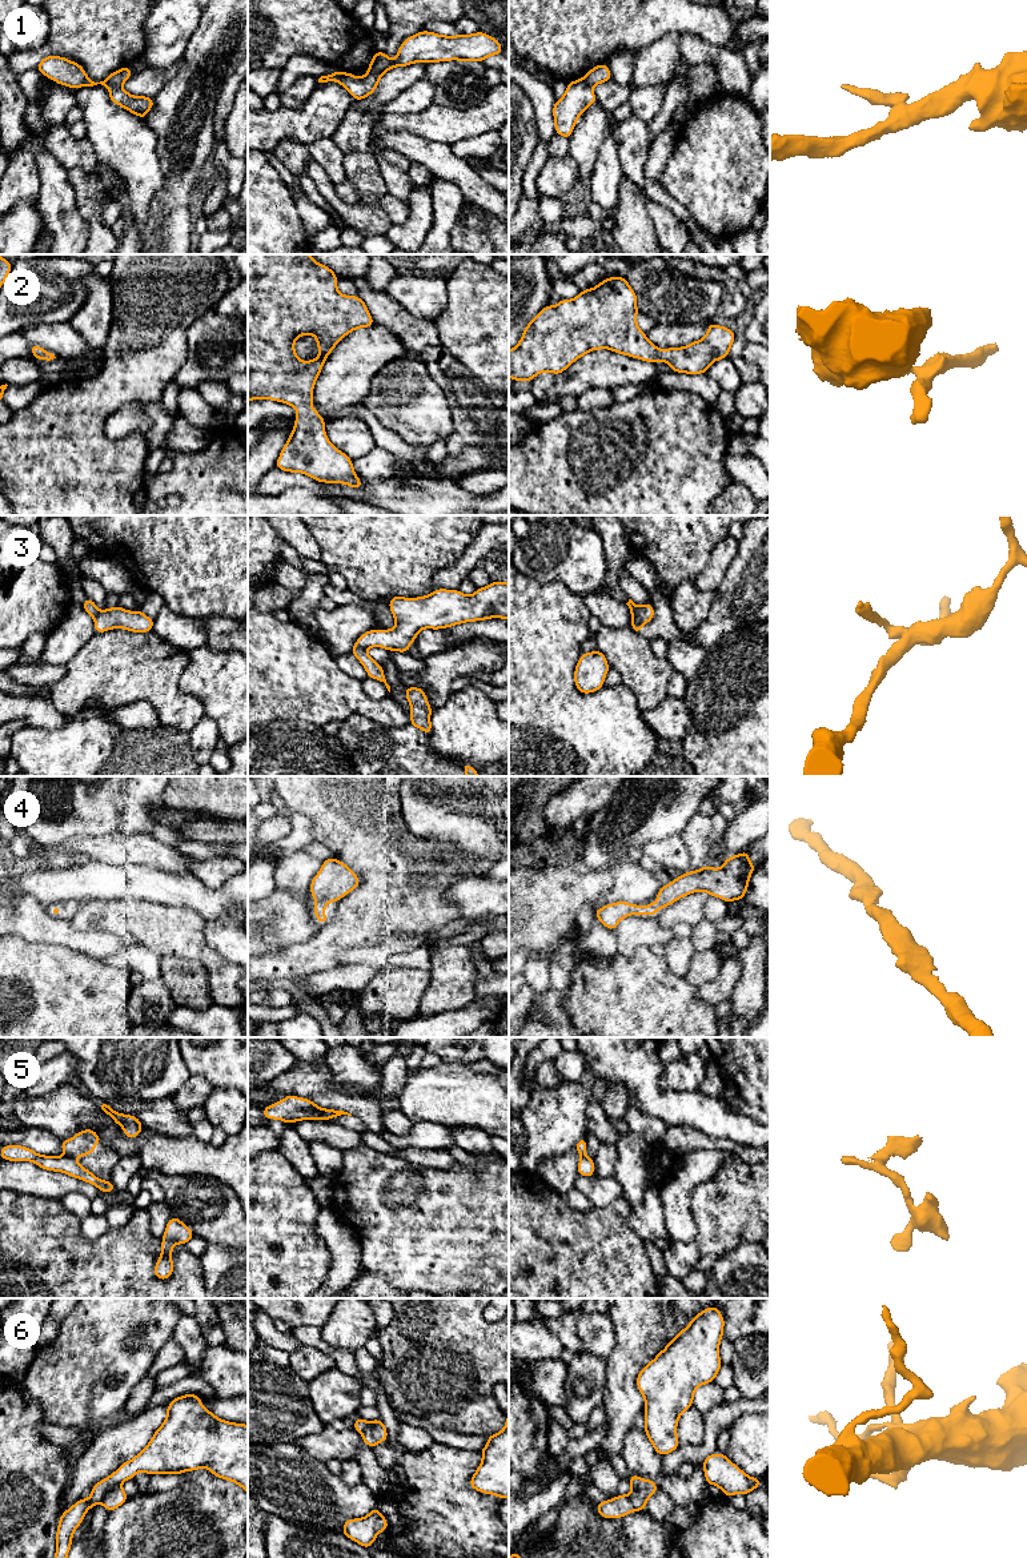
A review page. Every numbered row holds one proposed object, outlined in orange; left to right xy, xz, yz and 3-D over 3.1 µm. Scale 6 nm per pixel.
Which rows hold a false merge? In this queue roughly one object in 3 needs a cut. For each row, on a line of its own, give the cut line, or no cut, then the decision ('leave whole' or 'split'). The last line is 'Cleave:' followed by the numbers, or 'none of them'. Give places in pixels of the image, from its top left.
1: xz (368, 71), (381, 75) | split
2: no cut | leave whole
3: yz (632, 613), (642, 623) | split
4: no cut | leave whole
5: xy (68, 1155), (73, 1159) | split
6: xy (120, 1484), (115, 1484), (103, 1496), (100, 1502) | split
Cleave: 1, 3, 5, 6

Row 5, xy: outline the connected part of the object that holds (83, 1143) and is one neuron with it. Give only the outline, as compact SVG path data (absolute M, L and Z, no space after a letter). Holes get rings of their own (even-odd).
M88 1128L76 1133L72 1139L63 1141L61 1151L69 1157L81 1157L85 1155L92 1155L97 1143L103 1143L103 1140L95 1131Z

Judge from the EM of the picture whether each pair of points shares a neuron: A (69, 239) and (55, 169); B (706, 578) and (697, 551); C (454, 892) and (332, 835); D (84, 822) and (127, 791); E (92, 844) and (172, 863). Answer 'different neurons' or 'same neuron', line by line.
A: same neuron
B: different neurons
C: different neurons
D: same neuron
E: same neuron

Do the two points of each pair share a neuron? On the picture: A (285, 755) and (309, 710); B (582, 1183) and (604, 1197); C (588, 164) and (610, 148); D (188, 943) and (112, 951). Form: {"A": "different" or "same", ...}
{"A": "different", "B": "same", "C": "different", "D": "same"}

